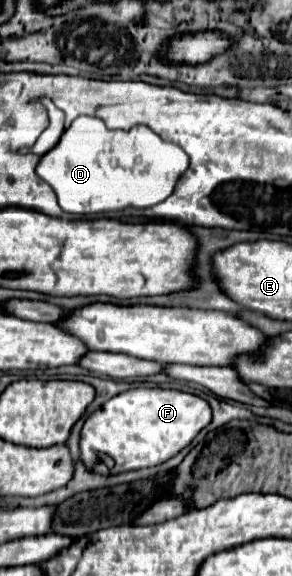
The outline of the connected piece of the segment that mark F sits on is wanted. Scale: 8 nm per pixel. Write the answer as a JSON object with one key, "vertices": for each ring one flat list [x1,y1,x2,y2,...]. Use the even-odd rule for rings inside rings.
{"vertices":[[158,387,130,389,106,401,102,409,94,411,86,419,80,437,80,459,88,469,104,475,154,467,180,453,184,447,188,447,190,441,206,425,210,425,210,421,212,409,208,401,198,395],[108,457,112,457,114,461,110,471]]}

